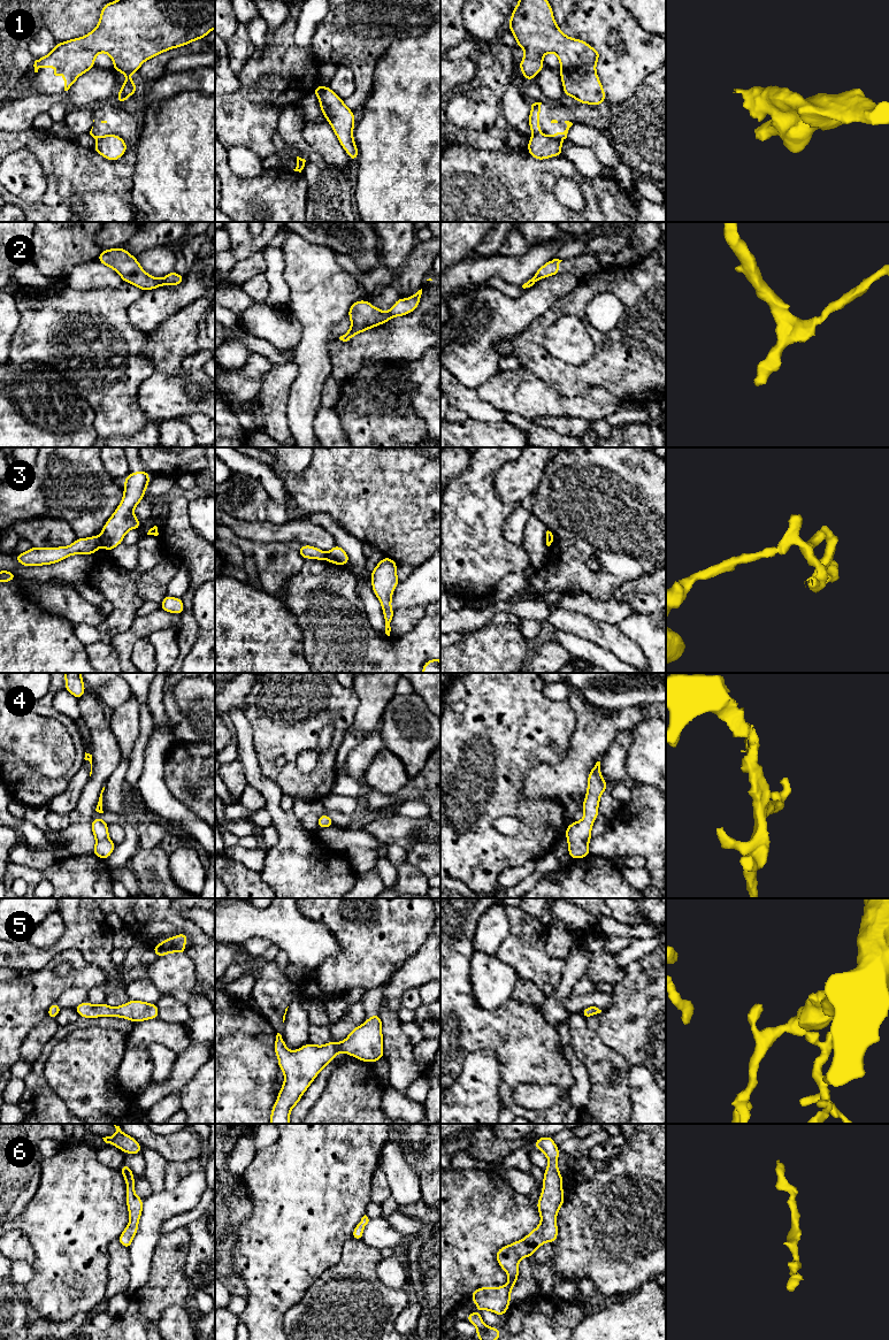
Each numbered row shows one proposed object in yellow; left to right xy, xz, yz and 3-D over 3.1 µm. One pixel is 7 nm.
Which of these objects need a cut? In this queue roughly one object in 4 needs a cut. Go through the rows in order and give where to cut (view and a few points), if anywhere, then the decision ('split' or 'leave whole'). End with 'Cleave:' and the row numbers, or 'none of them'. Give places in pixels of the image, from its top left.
1: cut xz (322, 86), (320, 101), (328, 109), (330, 122); split
2: cut none; leave whole
3: cut xy (99, 536), (102, 545); split
4: cut none; leave whole
5: cut none; leave whole
6: cut none; leave whole
Cleave: 1, 3

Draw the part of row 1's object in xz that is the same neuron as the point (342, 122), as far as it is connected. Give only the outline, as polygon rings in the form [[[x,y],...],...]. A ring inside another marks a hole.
[[[329,86],[322,87],[320,102],[329,109],[330,125],[351,161],[358,160],[359,151],[353,138],[354,113],[344,105],[343,98],[332,92]]]

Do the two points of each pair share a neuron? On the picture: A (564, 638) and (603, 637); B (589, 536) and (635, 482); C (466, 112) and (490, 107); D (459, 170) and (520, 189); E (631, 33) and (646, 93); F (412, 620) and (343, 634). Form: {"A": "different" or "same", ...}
{"A": "different", "B": "same", "C": "same", "D": "same", "E": "different", "F": "different"}

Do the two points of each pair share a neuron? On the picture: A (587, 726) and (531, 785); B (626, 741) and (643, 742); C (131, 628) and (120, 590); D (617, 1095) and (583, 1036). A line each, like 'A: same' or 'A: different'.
A: same
B: different
C: same
D: same

